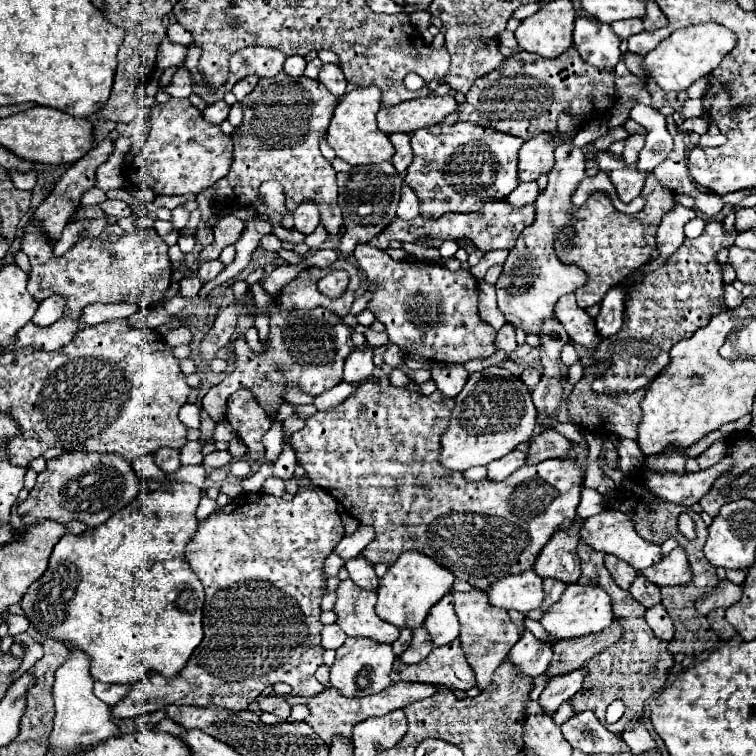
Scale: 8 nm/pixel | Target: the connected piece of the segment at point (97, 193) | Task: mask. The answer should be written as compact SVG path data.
M97 187L86 191L81 198L81 205L98 205L106 200L106 194Z

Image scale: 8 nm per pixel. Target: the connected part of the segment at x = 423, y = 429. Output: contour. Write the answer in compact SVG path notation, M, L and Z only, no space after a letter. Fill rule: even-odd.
M376 371L364 383L356 385L346 401L308 417L304 429L292 433L292 447L298 463L316 485L332 493L346 513L362 525L376 529L376 539L362 551L368 561L390 565L404 551L422 551L452 571L456 579L482 589L510 573L532 569L534 559L558 525L568 517L576 517L576 507L582 499L584 469L566 457L524 465L504 481L466 481L462 473L444 469L438 463L440 437L448 427L452 409L454 399L444 397L440 391L426 397L418 389L394 385L380 389L380 373Z

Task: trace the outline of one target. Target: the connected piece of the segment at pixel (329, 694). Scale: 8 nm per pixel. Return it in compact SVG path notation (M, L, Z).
M392 683L388 689L376 693L376 695L370 695L370 697L362 697L362 699L348 699L348 697L342 697L336 689L324 689L322 693L314 695L306 705L310 709L310 715L306 717L306 723L312 725L312 729L318 733L318 737L330 747L332 745L332 739L334 737L346 737L348 741L352 739L352 727L364 719L370 719L370 717L382 717L390 711L396 711L396 709L403 709L404 707L414 703L428 699L432 693L436 693L438 689L432 687L432 685L424 685L424 683Z

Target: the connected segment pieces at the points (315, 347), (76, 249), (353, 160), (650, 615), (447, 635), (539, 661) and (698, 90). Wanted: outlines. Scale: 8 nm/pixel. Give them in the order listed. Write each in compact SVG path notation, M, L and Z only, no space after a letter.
M276 303L270 305L270 341L264 345L264 353L256 355L248 349L246 339L240 337L234 341L234 359L236 369L222 383L214 385L202 399L202 409L214 419L222 421L226 413L226 401L238 389L250 389L260 405L274 415L276 409L284 403L282 393L286 387L298 387L312 397L322 395L324 391L342 383L344 361L354 351L354 343L350 339L352 329L344 325L336 313L318 307L310 311L280 311Z
M28 223L24 227L22 251L28 255L30 267L32 267L30 279L28 279L28 293L38 303L42 303L50 295L62 295L66 299L64 317L72 317L72 321L76 321L76 317L80 317L80 309L84 309L90 303L132 303L132 305L138 305L140 309L150 309L158 301L162 301L164 293L168 291L168 287L172 283L168 245L162 241L162 237L154 229L142 229L142 233L134 233L134 235L126 233L116 243L110 243L110 241L102 243L100 239L94 239L94 241L83 239L76 243L68 253L64 253L62 257L54 255L52 245L54 243L40 229L38 223Z
M356 87L346 93L334 109L334 117L328 127L328 145L336 151L336 157L348 161L350 165L382 163L390 161L394 147L386 133L376 127L376 113L380 111L380 89L376 87Z
M654 605L654 607L646 609L644 619L658 639L670 641L674 637L674 625L672 625L672 621L670 621L670 617L662 605Z
M452 593L448 597L444 597L444 601L440 601L440 605L432 607L432 613L428 613L424 627L428 629L434 647L446 645L454 639L458 639L460 633L460 625L458 625L458 617L454 613L454 605L452 605Z
M524 631L520 641L508 653L508 661L528 677L538 677L546 671L552 659L552 645L538 641L530 631Z
M703 77L698 81L694 82L687 90L687 94L689 98L699 99L701 98L707 89L707 79Z

